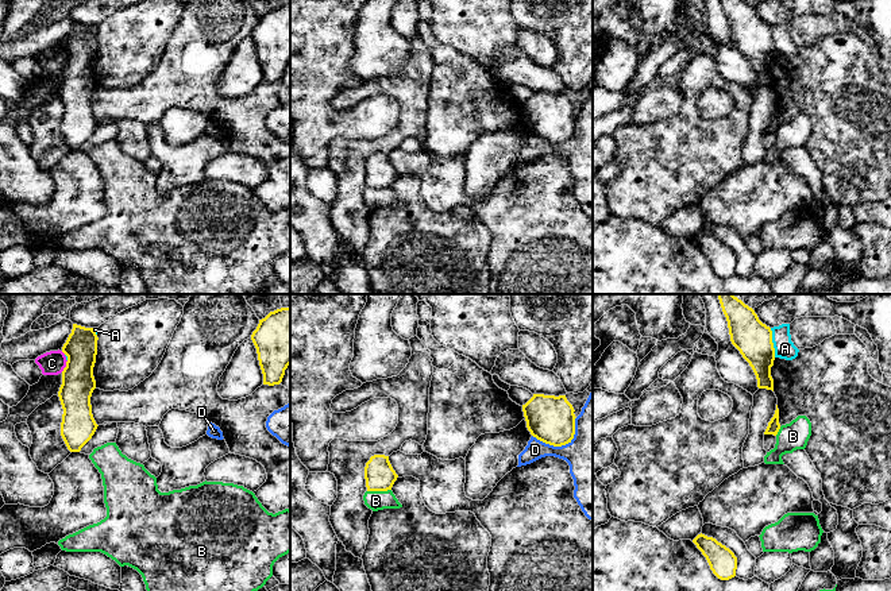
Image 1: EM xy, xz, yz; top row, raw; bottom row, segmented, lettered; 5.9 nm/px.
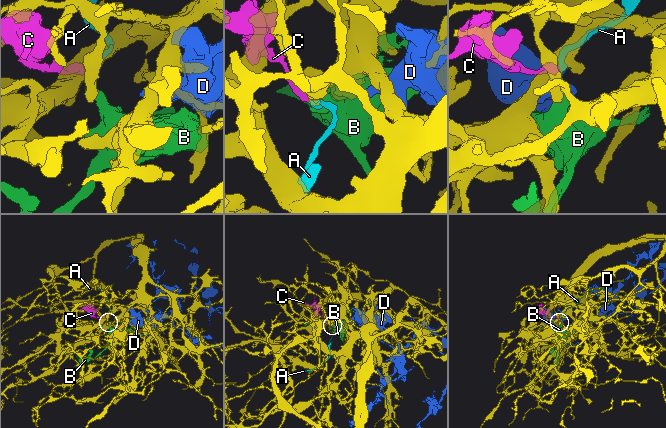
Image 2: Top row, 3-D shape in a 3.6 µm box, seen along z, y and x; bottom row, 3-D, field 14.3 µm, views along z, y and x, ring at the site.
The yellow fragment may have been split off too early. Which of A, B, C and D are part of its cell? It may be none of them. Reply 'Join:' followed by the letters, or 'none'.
Join: none

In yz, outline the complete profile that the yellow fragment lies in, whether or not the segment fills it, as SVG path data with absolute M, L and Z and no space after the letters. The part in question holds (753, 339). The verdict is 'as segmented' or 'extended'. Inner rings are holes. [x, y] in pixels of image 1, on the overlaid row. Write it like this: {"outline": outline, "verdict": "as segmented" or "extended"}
{"outline": "M717 294L722 312L728 321L729 335L732 344L740 351L742 358L752 367L759 389L767 389L774 391L774 379L771 376L771 367L775 360L775 348L772 343L772 331L763 324L755 310L745 305L741 300L733 294Z", "verdict": "as segmented"}

